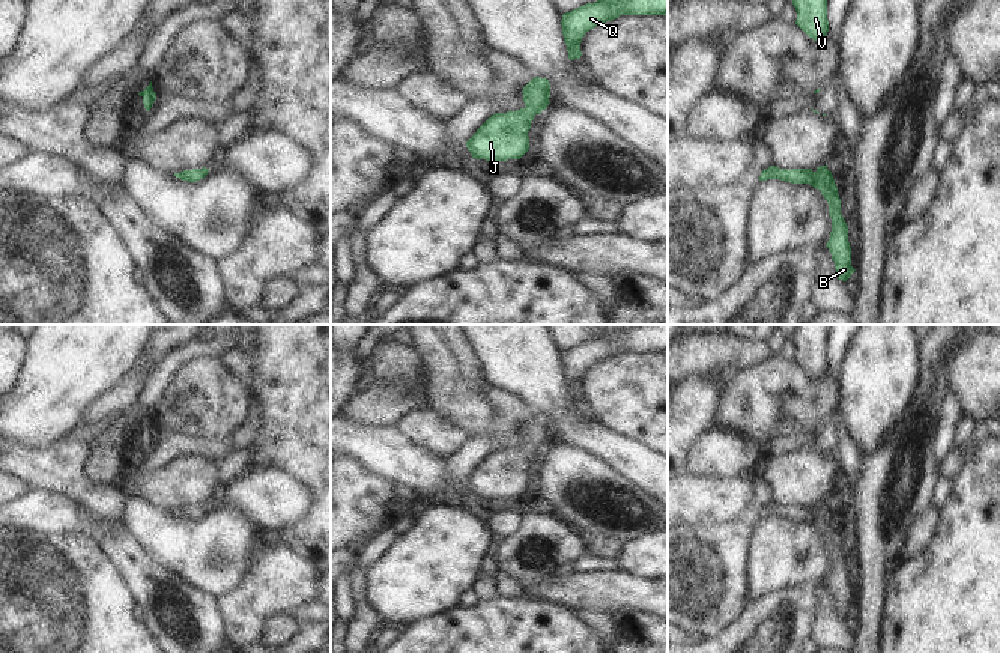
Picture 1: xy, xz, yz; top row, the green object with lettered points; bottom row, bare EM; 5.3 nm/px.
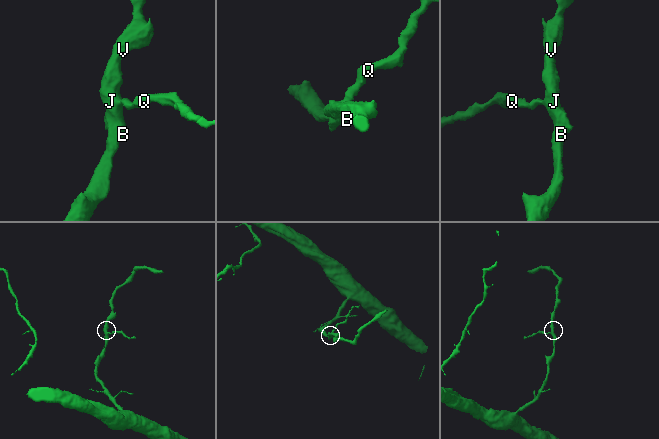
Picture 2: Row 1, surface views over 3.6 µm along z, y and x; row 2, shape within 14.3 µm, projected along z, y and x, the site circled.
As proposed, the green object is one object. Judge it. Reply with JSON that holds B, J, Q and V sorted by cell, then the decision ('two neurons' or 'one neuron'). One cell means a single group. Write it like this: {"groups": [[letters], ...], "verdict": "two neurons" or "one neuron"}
{"groups": [["B", "J", "Q", "V"]], "verdict": "one neuron"}

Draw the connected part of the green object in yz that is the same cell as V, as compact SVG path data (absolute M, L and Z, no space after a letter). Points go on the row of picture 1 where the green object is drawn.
M792 0L797 11L795 24L814 41L829 32L827 0Z

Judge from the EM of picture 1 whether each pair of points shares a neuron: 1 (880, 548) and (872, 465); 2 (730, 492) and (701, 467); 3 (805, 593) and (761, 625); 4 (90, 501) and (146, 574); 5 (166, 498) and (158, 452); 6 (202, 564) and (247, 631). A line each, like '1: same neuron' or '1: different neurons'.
1: same neuron
2: different neurons
3: same neuron
4: different neurons
5: different neurons
6: different neurons

